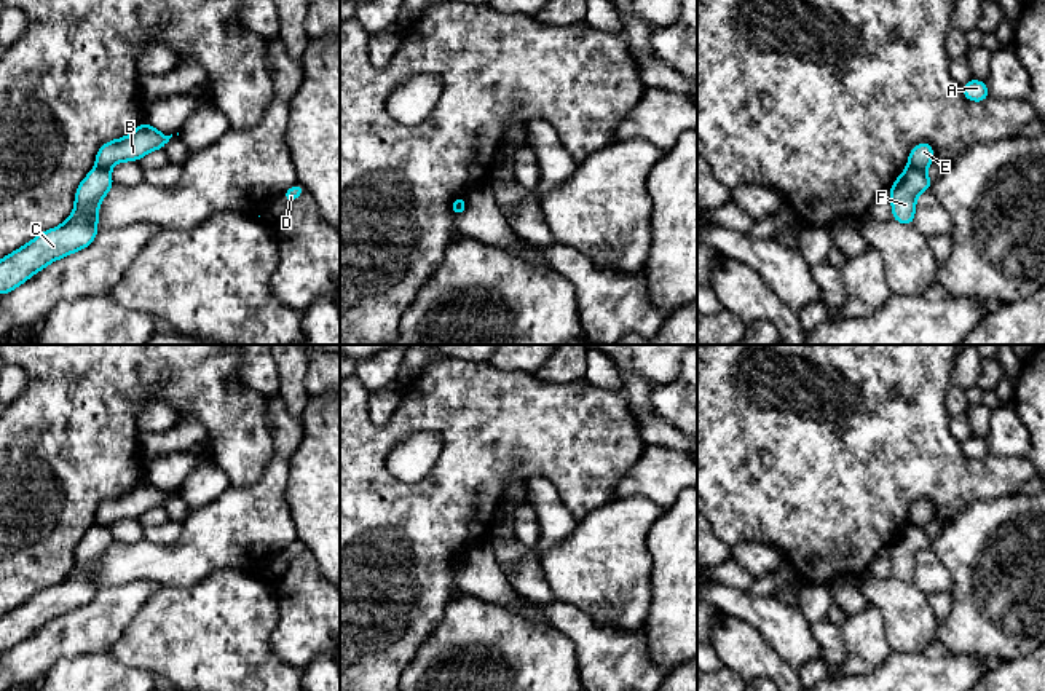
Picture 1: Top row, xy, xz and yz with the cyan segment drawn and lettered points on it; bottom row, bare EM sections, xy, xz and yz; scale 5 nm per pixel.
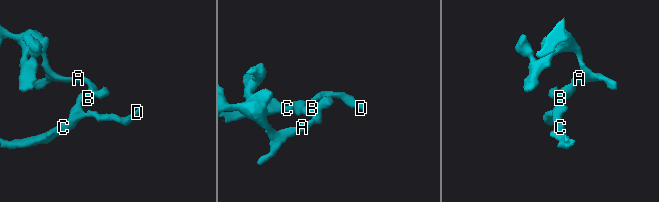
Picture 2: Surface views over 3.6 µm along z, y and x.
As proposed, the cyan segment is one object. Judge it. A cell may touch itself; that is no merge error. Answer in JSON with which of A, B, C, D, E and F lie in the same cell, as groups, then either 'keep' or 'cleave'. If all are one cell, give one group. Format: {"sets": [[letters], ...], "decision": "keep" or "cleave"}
{"sets": [["A", "B", "E"], ["C", "D", "F"]], "decision": "cleave"}

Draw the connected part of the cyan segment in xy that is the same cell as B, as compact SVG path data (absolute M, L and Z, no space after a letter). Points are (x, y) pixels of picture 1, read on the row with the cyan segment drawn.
M144 120L132 134L105 142L96 155L96 166L110 169L120 161L139 161L148 152L164 148L171 137Z

